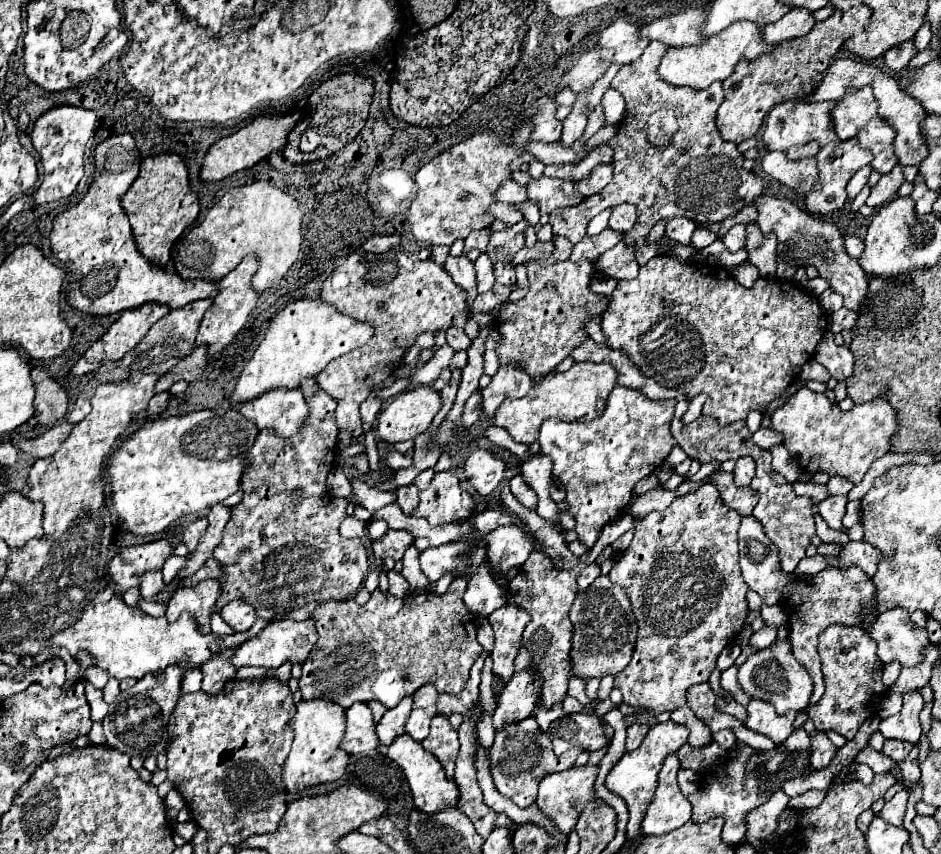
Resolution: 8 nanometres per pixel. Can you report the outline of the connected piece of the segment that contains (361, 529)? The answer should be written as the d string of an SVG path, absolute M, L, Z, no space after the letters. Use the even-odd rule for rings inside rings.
M347 516L341 522L341 534L345 538L363 538L367 534L367 522L357 520L355 516Z

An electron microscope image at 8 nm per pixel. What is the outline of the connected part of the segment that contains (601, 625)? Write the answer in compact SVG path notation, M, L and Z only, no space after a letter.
M599 576L585 592L577 594L569 610L569 620L573 624L571 664L577 678L617 676L631 662L637 640L637 622L627 592L621 586L611 584L609 576Z

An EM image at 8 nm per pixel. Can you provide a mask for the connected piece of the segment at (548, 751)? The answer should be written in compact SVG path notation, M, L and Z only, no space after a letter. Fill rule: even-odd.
M533 716L521 720L521 722L509 722L503 726L503 730L497 730L495 742L491 746L491 776L495 780L497 790L511 798L519 808L529 808L537 800L537 786L539 782L553 772L563 772L569 770L577 756L583 752L583 746L573 746L561 756L555 756L551 740L547 734L539 730L539 724L535 722Z

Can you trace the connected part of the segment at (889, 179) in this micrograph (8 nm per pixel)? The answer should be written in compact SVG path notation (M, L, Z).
M897 164L897 166L891 170L891 174L883 174L881 180L871 188L871 194L869 194L869 198L867 198L867 206L871 206L871 208L883 206L889 198L893 198L893 196L897 194L897 190L899 190L899 186L901 186L903 182L905 182L905 180L903 180L903 166Z

